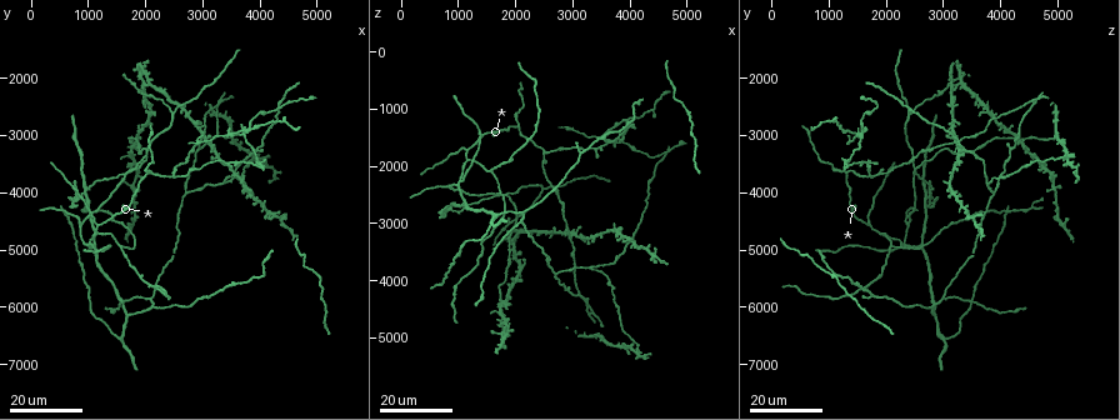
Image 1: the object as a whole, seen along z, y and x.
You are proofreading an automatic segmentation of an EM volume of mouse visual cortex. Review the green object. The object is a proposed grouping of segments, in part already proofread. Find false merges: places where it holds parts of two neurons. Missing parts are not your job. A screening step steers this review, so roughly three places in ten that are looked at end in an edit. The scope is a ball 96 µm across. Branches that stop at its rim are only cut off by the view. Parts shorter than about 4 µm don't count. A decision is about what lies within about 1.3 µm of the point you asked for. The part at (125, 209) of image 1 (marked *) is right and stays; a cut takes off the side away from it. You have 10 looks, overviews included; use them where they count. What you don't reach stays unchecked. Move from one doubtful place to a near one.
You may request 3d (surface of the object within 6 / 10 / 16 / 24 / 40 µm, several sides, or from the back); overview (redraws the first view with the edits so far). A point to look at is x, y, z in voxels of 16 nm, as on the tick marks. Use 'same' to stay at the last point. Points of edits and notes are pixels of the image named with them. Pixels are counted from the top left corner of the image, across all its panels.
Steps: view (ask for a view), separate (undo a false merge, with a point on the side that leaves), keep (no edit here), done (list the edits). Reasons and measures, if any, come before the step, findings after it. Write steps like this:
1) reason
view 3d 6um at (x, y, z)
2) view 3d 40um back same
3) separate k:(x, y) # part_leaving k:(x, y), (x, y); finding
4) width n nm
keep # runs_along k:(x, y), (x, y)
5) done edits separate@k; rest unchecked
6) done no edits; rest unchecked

a fork
view 3d 16um at (2100, 5800, 3050)

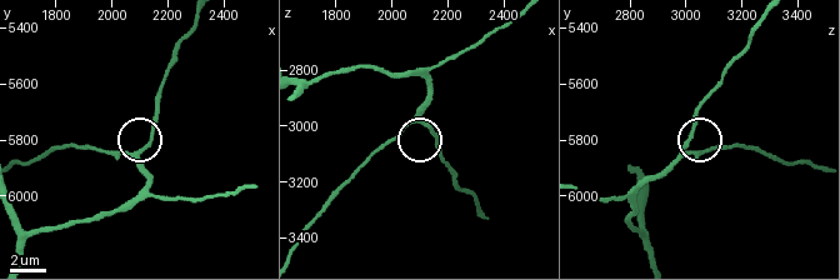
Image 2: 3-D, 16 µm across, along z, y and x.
view 3d 6um at (2080, 5850, 2980)

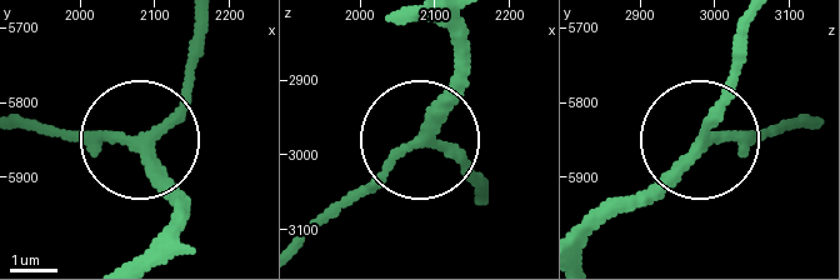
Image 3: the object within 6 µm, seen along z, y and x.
arms 3
keep # runs_along 3:(144, 254), (180, 210), (148, 135), (200, 55); all the same neuron

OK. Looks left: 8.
a fork
view 3d 16um at (2050, 3600, 1300)

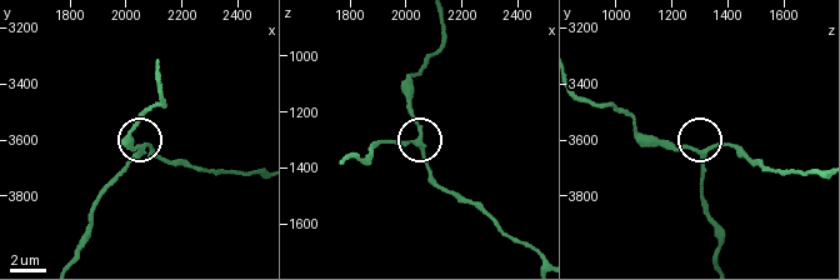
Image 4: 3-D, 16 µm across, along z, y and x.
view 3d 10um at (2050, 3640, 1300)

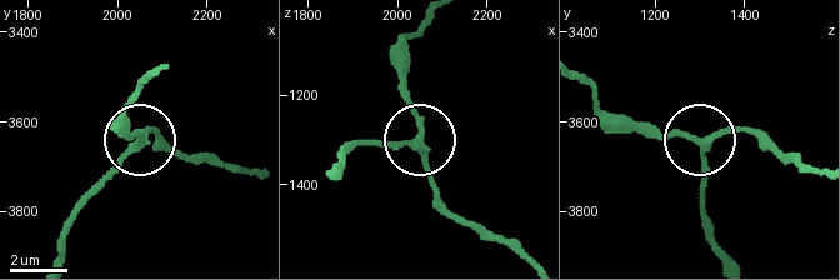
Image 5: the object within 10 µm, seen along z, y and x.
view 3d 10um back at (2045, 3640, 1305)

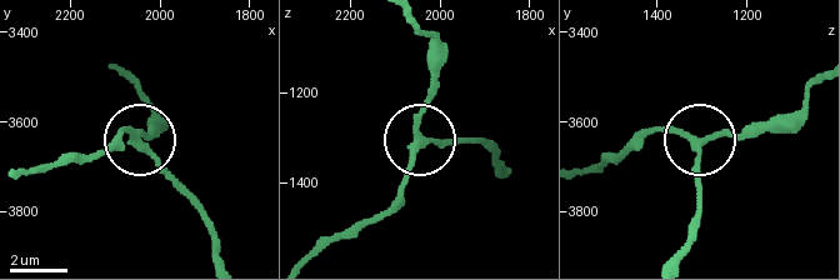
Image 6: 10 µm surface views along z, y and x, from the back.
keep # runs_along 6:(680, 253), (698, 209), (700, 140), (788, 130); one neuron here

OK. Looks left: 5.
three arms meet
view 3d 24um at (4000, 3600, 1300)

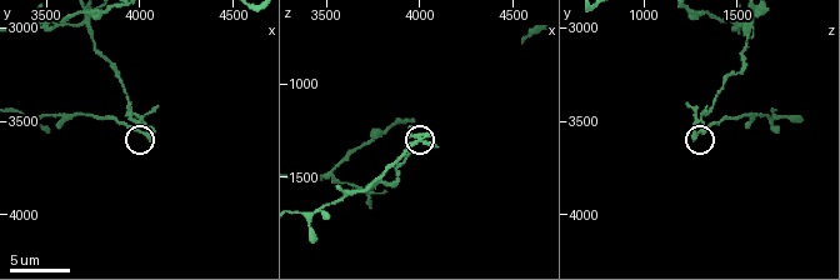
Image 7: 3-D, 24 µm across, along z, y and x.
view 3d 6um at (4040, 3560, 1300)

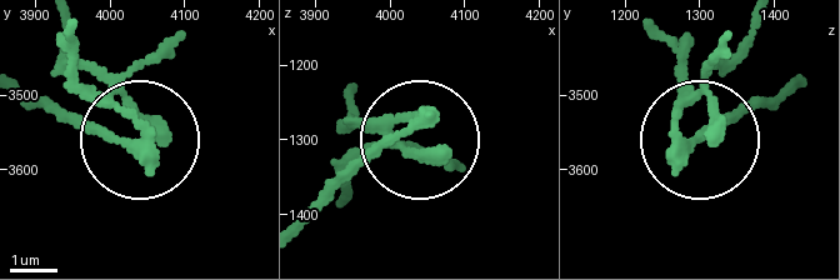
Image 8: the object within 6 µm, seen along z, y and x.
arms 3
separate 8:(111, 85) # part_leaving 8:(671, 133), (683, 100), (750, 29); a second neuron is stuck on

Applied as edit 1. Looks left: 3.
see it whole again
view overview

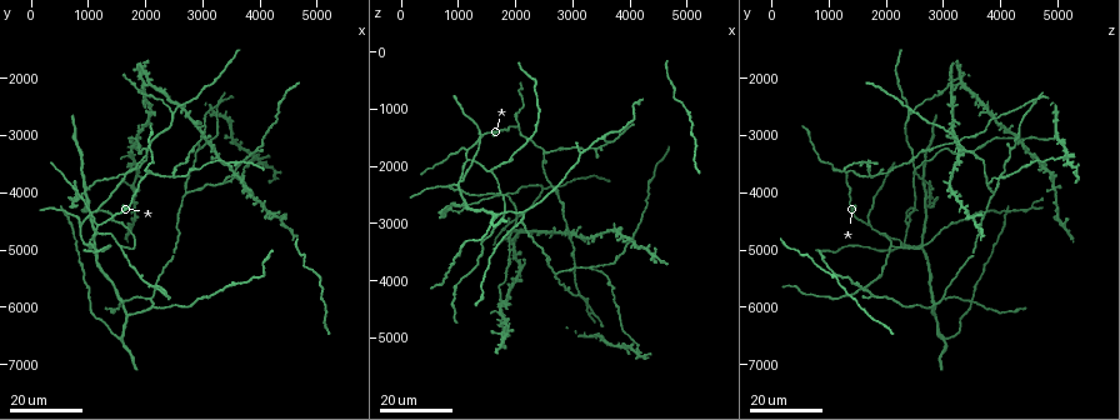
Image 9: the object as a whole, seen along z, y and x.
arms part here
view 3d 16um at (950, 4900, 2350)

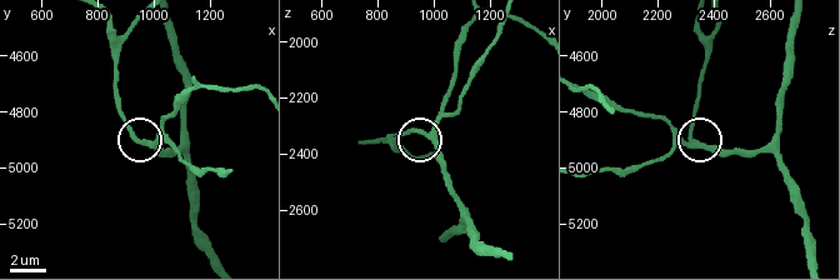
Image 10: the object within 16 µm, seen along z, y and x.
closer look
view 3d 10um at (970, 4920, 2340)

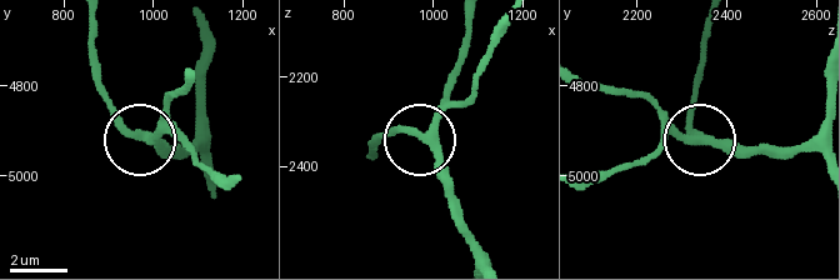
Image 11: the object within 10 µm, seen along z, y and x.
keep # runs_along 11:(583, 78), (639, 93), (690, 135), (719, 145), (759, 145); continuous, no second neuron

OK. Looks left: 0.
done edits separate@8; rest unchecked

